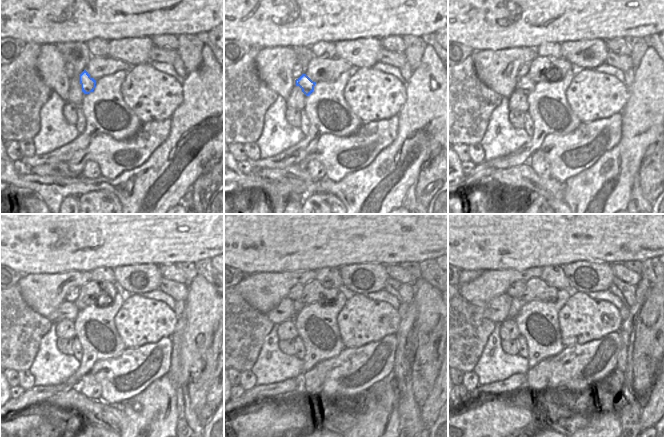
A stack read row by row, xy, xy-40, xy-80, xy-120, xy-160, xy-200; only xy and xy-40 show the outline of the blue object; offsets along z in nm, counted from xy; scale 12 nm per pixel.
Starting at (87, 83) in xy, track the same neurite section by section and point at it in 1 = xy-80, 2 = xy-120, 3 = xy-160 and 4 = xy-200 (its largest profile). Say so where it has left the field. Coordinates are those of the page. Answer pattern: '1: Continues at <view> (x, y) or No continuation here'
1: Continues at xy-80 (525, 84)
2: Continues at xy-120 (68, 310)
3: Continues at xy-160 (285, 310)
4: Continues at xy-200 (497, 310)

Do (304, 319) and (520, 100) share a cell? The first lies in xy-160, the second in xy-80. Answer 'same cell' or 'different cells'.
different cells

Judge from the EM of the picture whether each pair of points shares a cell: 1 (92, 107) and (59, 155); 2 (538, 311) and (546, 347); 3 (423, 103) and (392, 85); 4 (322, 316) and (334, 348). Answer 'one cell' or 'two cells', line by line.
1: one cell
2: one cell
3: two cells
4: one cell

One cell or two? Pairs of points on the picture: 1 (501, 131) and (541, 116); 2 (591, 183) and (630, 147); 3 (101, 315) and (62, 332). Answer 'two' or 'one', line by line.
1: two
2: one
3: two

